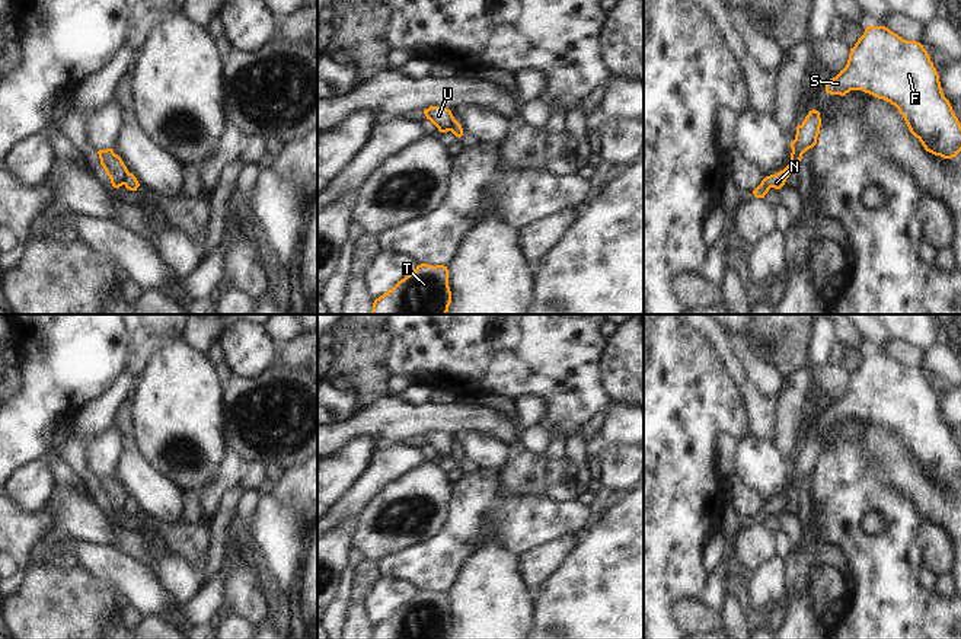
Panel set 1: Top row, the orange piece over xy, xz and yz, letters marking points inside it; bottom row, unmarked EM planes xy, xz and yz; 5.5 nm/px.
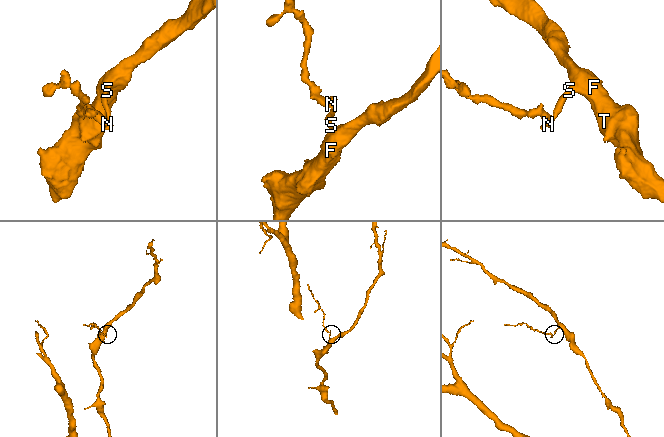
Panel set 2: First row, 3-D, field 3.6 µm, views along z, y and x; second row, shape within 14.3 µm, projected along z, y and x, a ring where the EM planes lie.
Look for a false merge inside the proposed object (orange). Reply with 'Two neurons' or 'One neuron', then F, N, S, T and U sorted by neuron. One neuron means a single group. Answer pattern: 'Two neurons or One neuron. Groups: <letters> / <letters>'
Two neurons. Groups: F N S T / U

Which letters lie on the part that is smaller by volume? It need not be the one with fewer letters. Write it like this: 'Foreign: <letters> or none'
Foreign: U

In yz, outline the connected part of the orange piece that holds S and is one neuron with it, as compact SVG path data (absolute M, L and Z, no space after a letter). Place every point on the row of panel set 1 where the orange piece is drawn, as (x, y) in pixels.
M866 26L850 48L846 67L826 84L830 95L845 96L850 90L862 90L894 105L926 151L944 159L952 159L961 151L961 124L944 96L939 74L920 42L906 41L885 26Z

